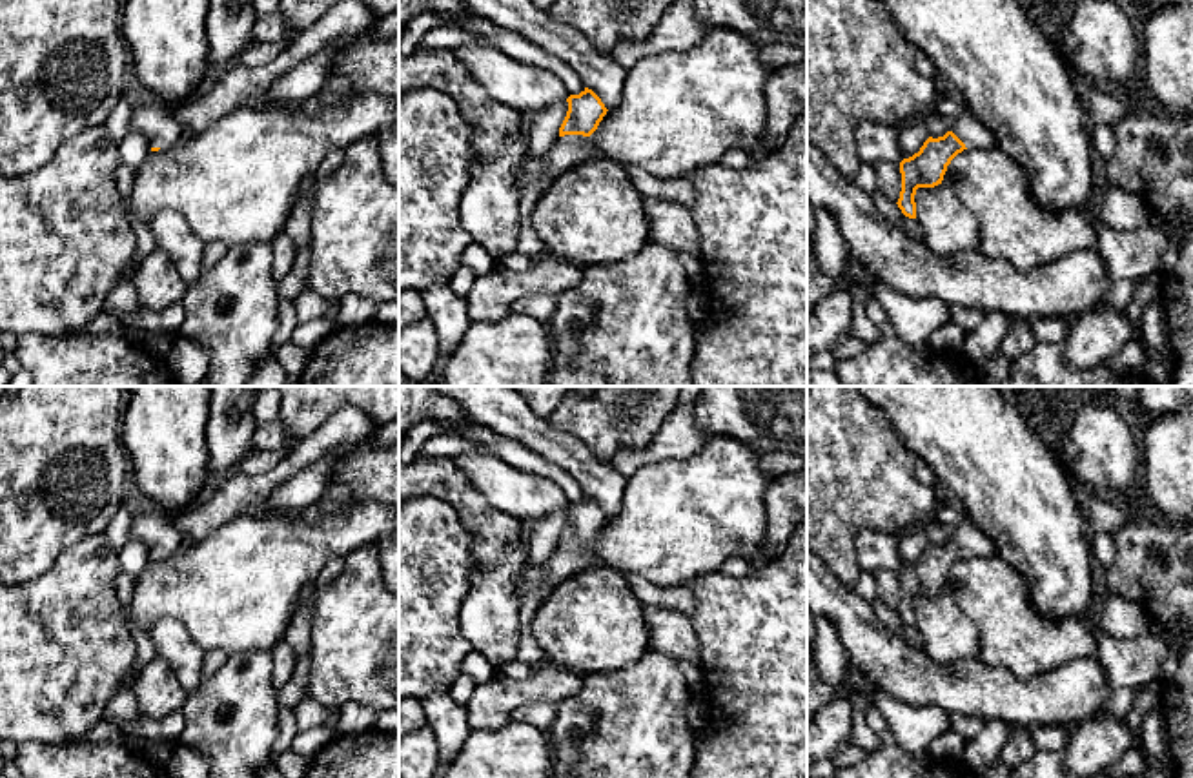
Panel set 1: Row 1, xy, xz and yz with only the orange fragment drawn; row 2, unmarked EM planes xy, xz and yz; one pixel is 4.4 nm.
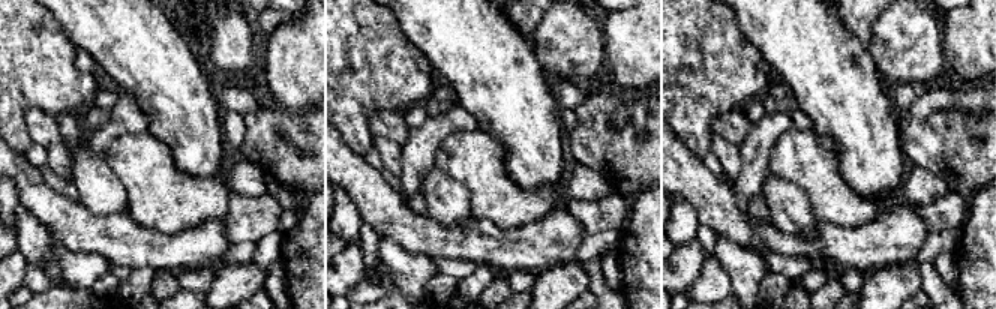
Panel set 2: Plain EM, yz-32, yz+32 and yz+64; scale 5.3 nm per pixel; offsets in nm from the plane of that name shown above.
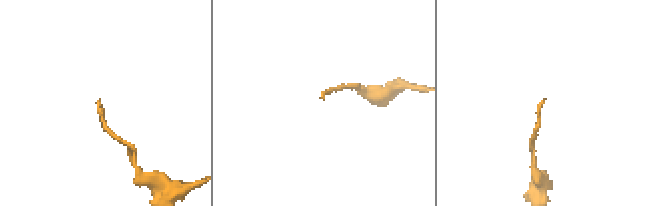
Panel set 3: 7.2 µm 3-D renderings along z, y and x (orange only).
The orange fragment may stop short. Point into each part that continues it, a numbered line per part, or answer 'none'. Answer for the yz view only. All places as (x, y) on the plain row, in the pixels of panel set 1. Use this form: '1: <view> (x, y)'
1: yz (968, 534)

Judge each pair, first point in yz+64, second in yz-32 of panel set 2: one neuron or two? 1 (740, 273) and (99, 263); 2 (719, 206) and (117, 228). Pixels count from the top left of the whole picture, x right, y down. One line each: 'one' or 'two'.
1: one
2: one

